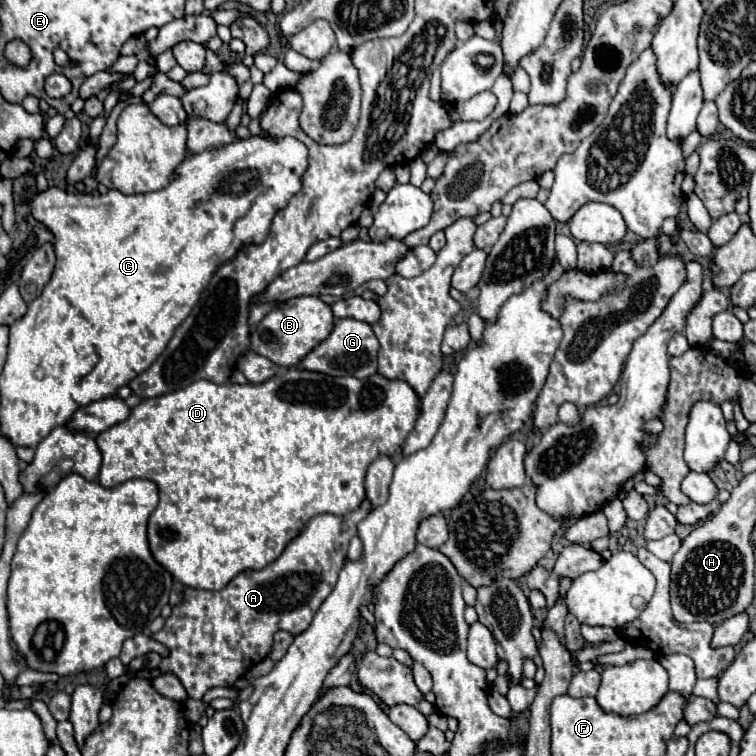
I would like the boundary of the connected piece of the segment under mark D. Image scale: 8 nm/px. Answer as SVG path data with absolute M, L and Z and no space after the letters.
M287 367L279 371L275 377L263 381L263 383L247 383L247 385L217 385L207 379L199 379L183 389L177 389L173 393L153 397L153 399L143 399L135 409L131 409L131 415L109 427L107 431L99 433L95 437L95 443L103 455L103 465L99 473L99 483L103 487L115 487L119 483L125 483L129 479L149 479L157 485L159 489L159 505L153 511L149 519L149 549L151 555L159 565L163 565L177 583L183 587L193 587L193 589L223 589L235 575L247 569L263 569L265 565L273 563L285 545L301 533L305 523L321 513L331 513L331 515L345 515L361 505L365 499L365 469L369 467L369 461L377 457L377 453L389 453L389 455L399 455L401 453L401 443L405 437L413 431L417 413L419 413L419 397L413 393L405 381L389 381L381 375L371 375L367 379L355 379L355 377L325 377L323 373L305 373L303 369L297 367Z

